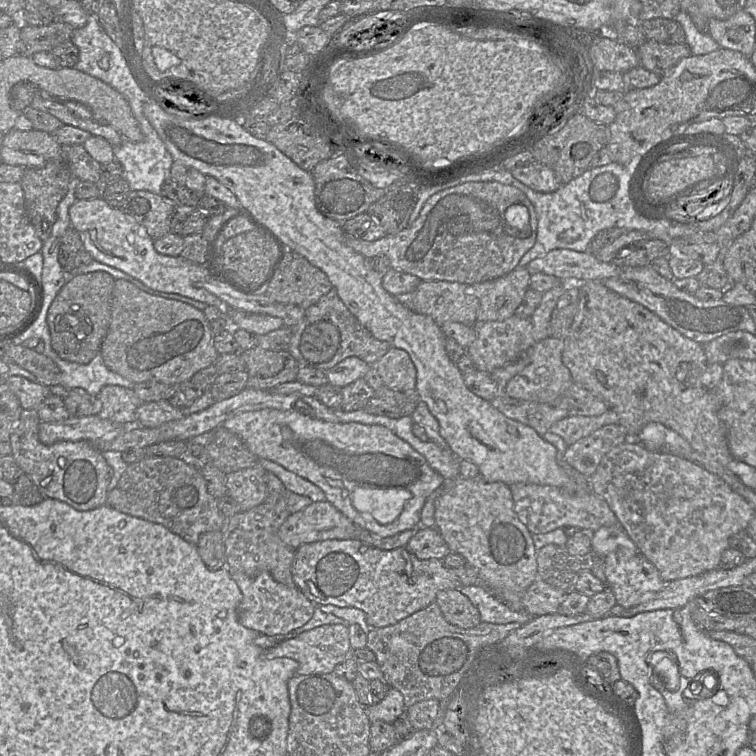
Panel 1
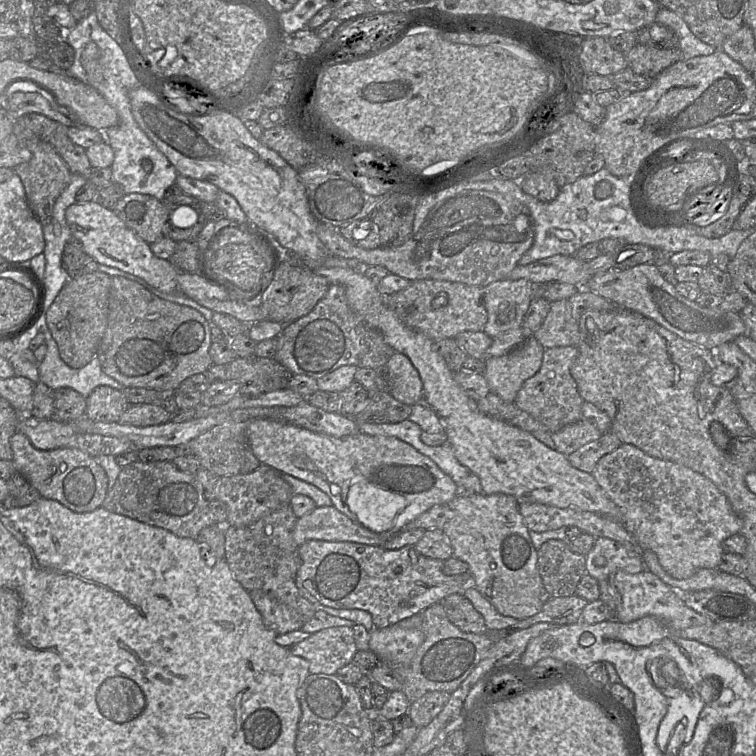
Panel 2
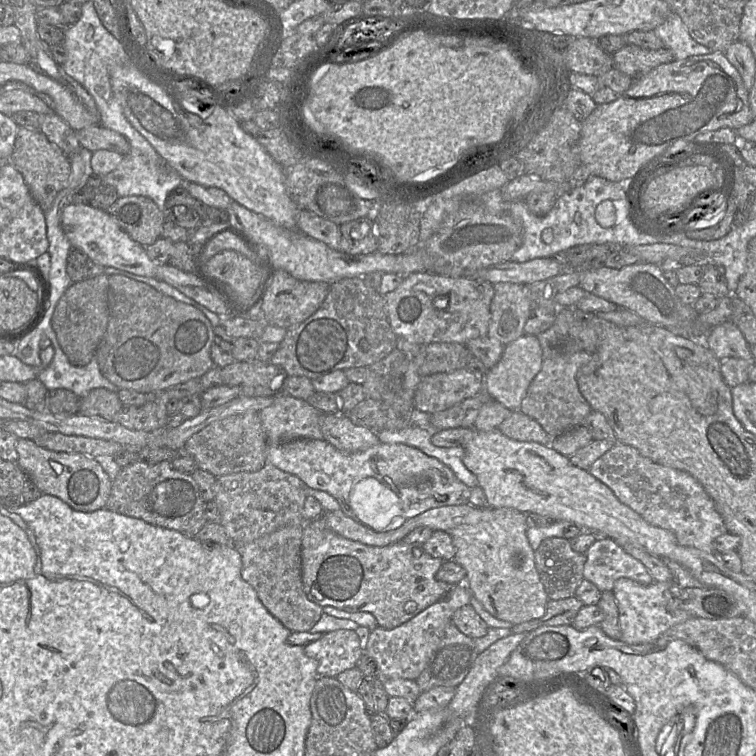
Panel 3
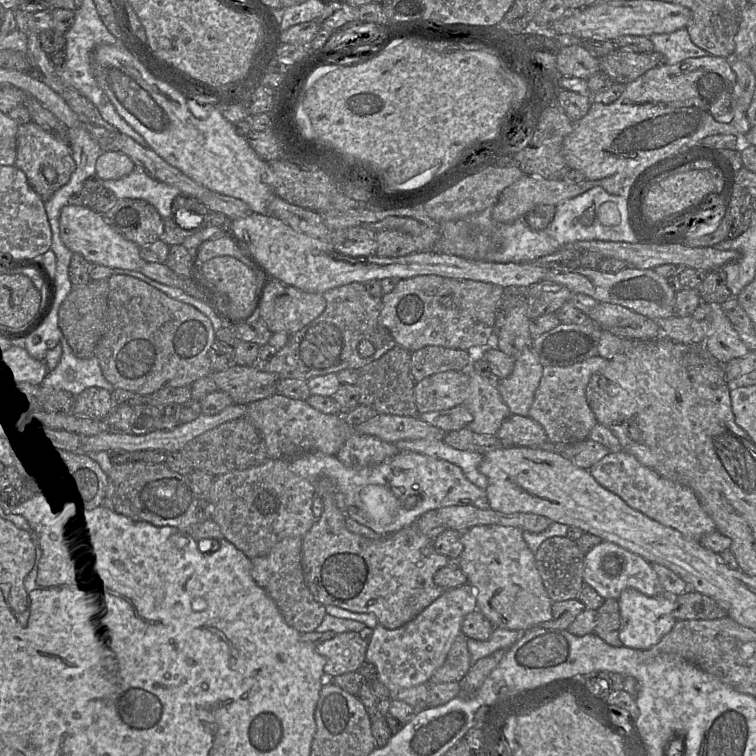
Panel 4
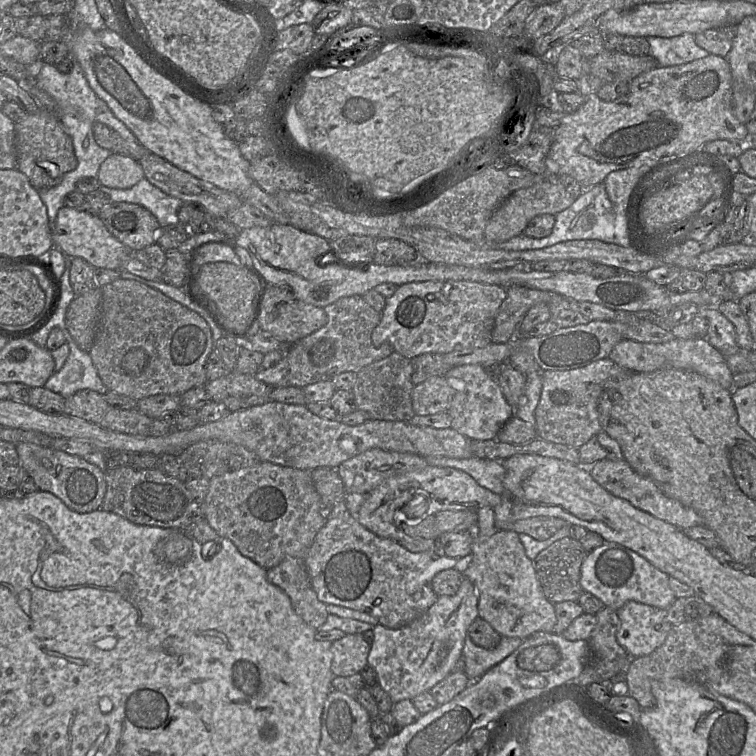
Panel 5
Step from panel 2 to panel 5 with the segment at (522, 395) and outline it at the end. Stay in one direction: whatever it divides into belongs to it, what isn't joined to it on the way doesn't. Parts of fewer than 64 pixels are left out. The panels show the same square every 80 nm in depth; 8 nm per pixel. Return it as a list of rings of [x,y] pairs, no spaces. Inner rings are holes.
[[[609,357],[593,361],[582,367],[577,367],[577,368],[568,369],[568,370],[548,370],[548,371],[542,372],[541,396],[539,399],[539,403],[535,409],[535,428],[537,432],[537,437],[544,439],[546,441],[549,441],[549,442],[564,444],[564,445],[567,445],[567,446],[570,446],[576,449],[578,449],[583,444],[588,442],[592,437],[596,437],[596,435],[602,430],[602,427],[599,421],[598,402],[599,402],[599,398],[603,390],[606,388],[606,383],[609,380],[616,380],[618,378],[625,377],[626,374],[630,372],[633,372],[633,371],[628,371],[622,368],[621,366],[616,364],[614,361],[612,361]]]

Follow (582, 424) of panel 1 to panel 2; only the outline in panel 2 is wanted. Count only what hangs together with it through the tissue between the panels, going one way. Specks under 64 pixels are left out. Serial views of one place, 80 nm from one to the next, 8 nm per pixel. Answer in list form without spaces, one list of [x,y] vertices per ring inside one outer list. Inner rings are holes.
[[[579,420],[552,433],[556,451],[568,456],[603,433],[587,420]]]

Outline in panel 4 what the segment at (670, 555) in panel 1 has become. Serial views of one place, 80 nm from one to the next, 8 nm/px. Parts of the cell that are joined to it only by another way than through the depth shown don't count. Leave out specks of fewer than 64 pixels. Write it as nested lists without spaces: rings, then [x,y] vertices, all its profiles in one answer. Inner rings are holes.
[[[623,450],[608,453],[588,471],[602,487],[618,495],[631,508],[690,539],[700,540],[704,535],[716,531],[714,521],[691,489],[661,477]]]

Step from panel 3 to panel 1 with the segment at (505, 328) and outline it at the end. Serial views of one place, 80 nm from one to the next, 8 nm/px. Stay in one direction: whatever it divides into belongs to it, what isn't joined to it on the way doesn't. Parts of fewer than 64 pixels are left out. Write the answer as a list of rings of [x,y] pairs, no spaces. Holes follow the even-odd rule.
[[[517,267],[502,277],[469,285],[480,302],[477,320],[503,321],[515,315],[530,287],[530,276],[526,267]]]

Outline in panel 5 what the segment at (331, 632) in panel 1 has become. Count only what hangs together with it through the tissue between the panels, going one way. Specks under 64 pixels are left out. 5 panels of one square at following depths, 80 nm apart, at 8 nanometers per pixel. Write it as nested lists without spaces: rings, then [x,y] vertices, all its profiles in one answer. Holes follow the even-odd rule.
[[[362,633],[346,634],[331,643],[333,654],[331,671],[335,676],[352,676],[360,673],[368,665],[371,649]]]

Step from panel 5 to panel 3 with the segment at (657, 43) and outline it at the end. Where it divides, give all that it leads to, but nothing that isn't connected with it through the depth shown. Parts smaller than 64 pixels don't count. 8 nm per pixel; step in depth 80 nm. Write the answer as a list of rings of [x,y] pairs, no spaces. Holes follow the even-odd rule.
[[[671,12],[666,20],[653,31],[661,39],[664,47],[673,53],[675,60],[712,52],[710,48],[699,44],[690,36],[685,23],[675,12]]]

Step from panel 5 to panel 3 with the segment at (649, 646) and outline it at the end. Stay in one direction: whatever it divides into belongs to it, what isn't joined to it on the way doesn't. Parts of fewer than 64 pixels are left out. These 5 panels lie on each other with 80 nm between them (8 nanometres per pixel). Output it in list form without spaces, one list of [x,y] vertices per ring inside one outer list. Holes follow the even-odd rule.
[[[620,578],[615,582],[612,592],[618,606],[621,641],[626,644],[656,642],[673,626],[696,618],[680,607],[677,590],[670,583],[654,581],[650,585],[642,585],[628,578]]]

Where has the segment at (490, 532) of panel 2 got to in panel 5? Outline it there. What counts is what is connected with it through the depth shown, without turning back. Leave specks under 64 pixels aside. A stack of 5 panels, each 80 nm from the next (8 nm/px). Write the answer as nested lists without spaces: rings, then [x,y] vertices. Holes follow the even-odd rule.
[[[498,530],[487,539],[475,537],[471,559],[463,576],[476,588],[478,616],[502,637],[524,640],[537,632],[553,633],[557,621],[554,604],[546,598],[534,568],[534,560],[526,555],[515,531]]]

